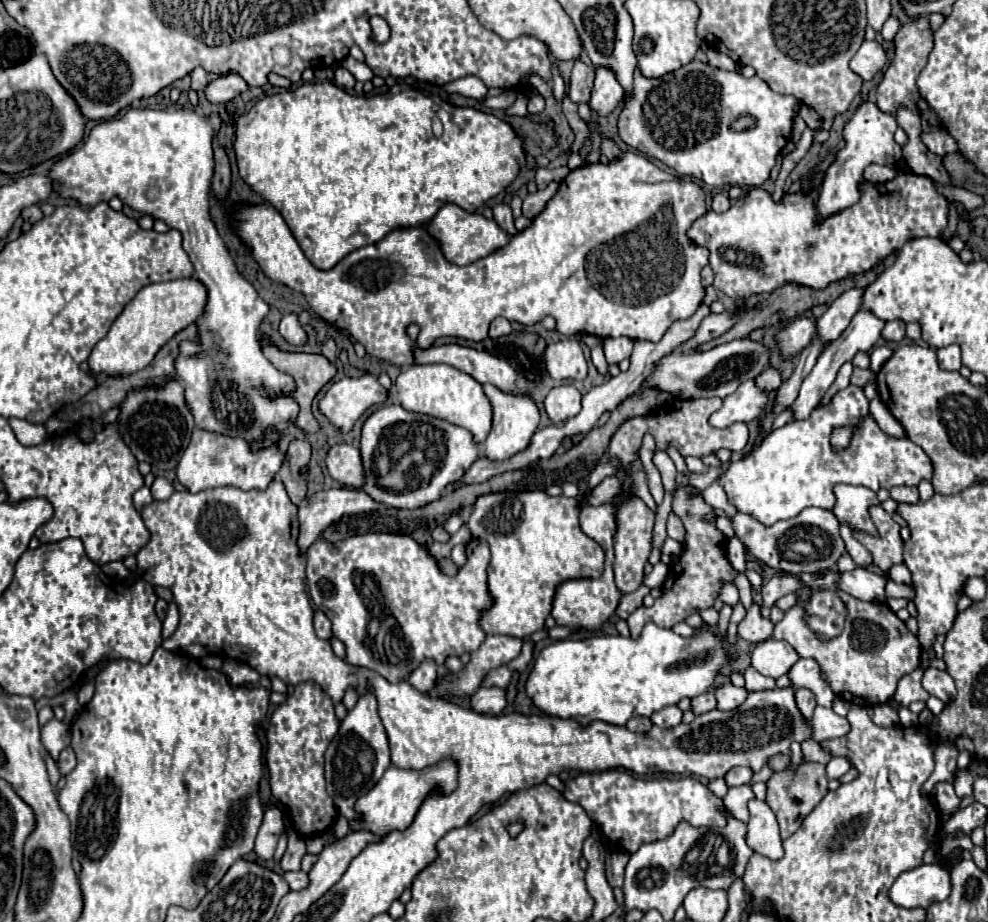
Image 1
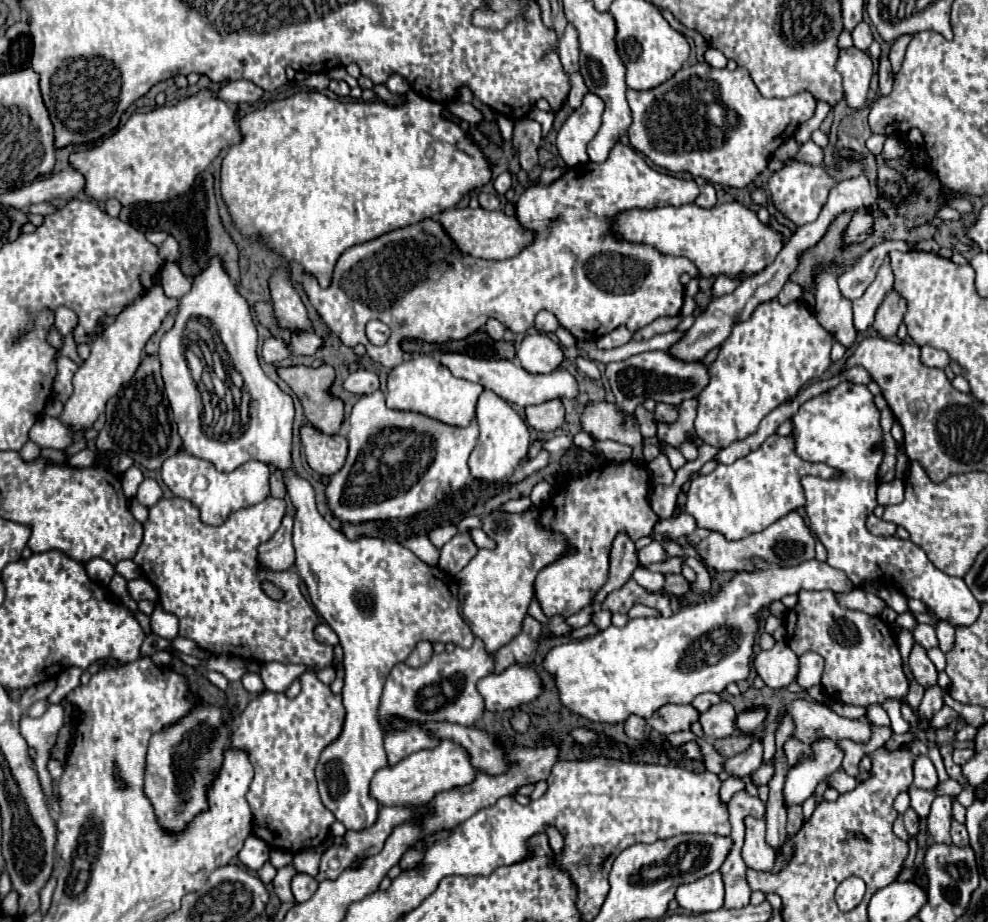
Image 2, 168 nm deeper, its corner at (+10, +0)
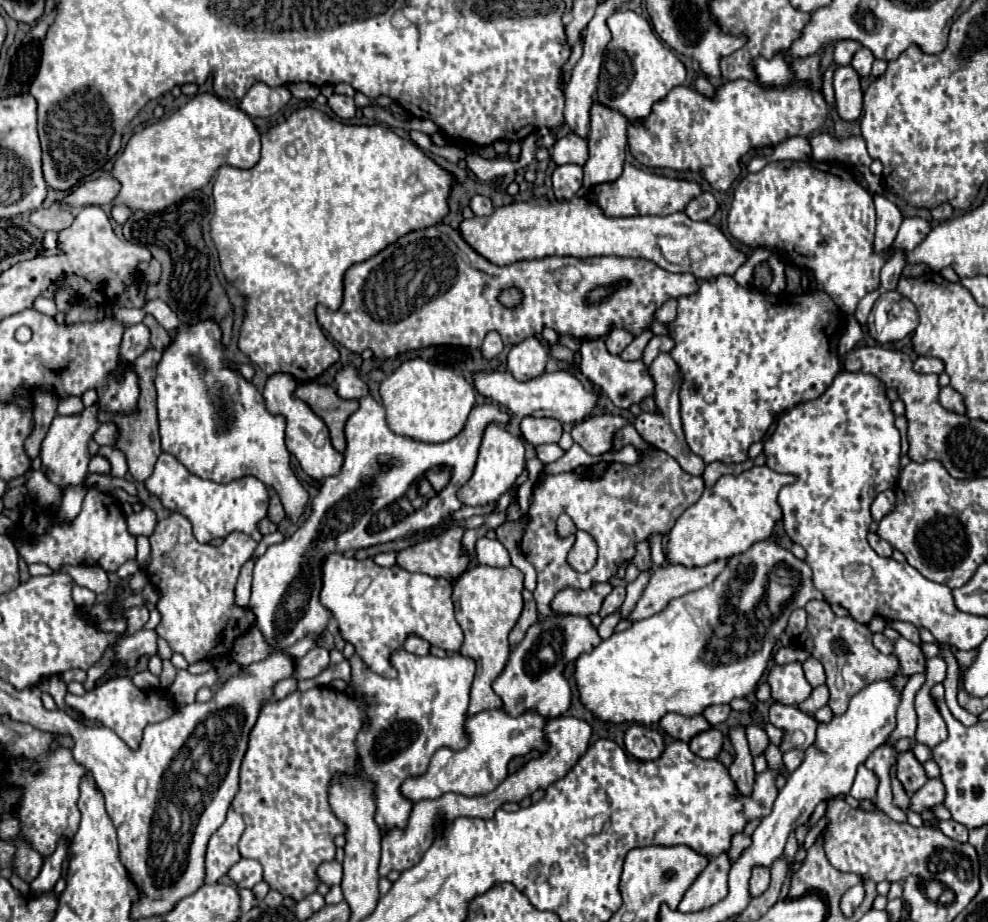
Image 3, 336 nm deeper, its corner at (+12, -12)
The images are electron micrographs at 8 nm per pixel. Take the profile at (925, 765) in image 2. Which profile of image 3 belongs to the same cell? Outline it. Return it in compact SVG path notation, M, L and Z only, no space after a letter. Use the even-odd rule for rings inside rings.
M912 751L900 753L898 765L896 765L896 777L904 785L904 789L906 789L908 795L912 795L916 789L920 789L928 781L922 765L914 759Z

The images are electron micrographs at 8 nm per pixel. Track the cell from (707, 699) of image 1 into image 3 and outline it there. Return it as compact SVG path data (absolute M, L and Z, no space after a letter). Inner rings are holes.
M710 705L708 709L704 709L704 717L710 721L710 725L712 727L716 727L718 723L722 723L722 721L726 721L728 719L728 715L730 715L730 705Z

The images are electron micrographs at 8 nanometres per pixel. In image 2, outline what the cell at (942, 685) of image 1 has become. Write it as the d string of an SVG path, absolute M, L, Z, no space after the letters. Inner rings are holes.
M918 643L914 645L914 649L910 653L910 671L914 675L914 681L920 683L924 689L930 689L936 685L938 671L936 671L934 663L926 657L926 649L920 647Z

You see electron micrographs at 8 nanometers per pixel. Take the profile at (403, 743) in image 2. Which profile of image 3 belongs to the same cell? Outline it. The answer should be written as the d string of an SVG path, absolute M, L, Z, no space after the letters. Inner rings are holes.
M396 649L390 661L398 671L394 679L376 675L358 655L348 659L352 667L350 685L366 705L366 725L356 737L356 751L366 781L374 783L374 821L378 823L382 835L390 829L404 829L408 823L414 803L400 793L402 783L408 777L424 775L432 755L438 749L466 747L468 739L464 733L464 723L468 717L470 685L476 671L476 663L458 653L446 657L420 657L404 649Z

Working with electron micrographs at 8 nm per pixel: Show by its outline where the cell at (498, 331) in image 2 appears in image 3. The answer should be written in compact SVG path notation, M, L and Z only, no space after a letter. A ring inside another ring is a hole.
M490 331L490 333L484 337L484 343L482 343L482 347L480 347L484 359L494 359L502 349L504 349L504 345L502 345L502 339L500 339L500 335L498 335L496 331Z

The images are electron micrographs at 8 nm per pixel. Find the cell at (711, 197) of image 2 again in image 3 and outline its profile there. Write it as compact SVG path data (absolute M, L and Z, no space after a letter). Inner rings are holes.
M708 191L708 193L702 193L700 197L694 197L688 205L686 205L686 209L684 209L684 213L692 219L692 221L708 221L714 213L716 213L716 199L714 199L714 195Z

